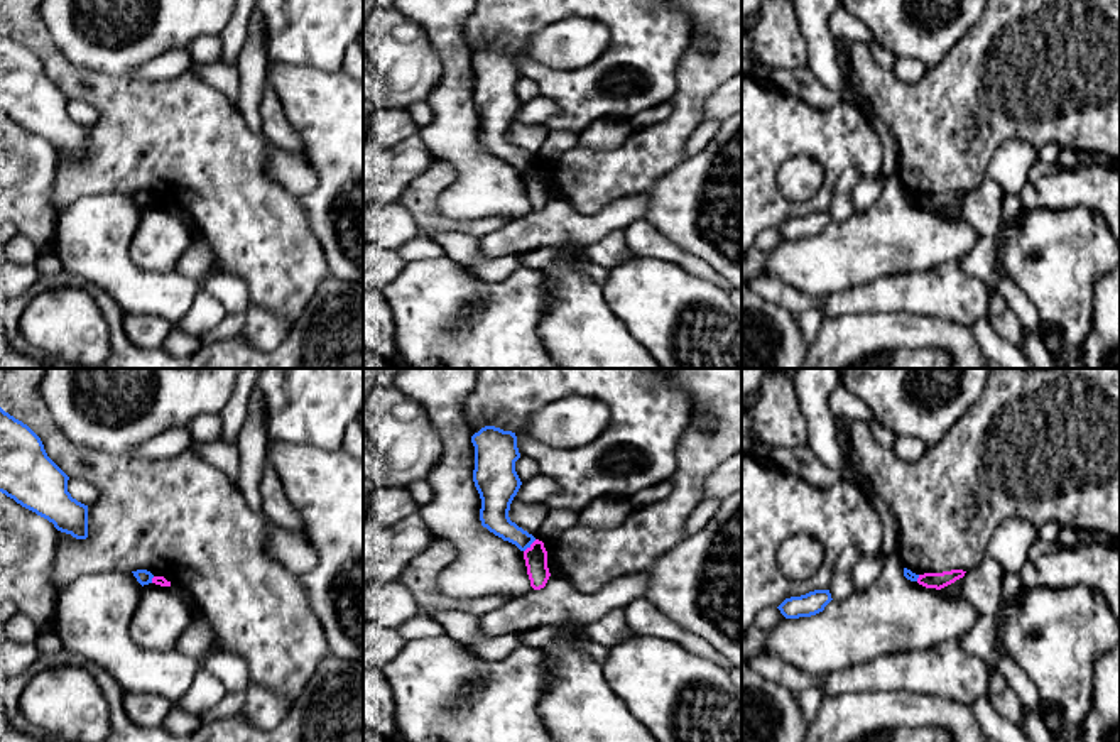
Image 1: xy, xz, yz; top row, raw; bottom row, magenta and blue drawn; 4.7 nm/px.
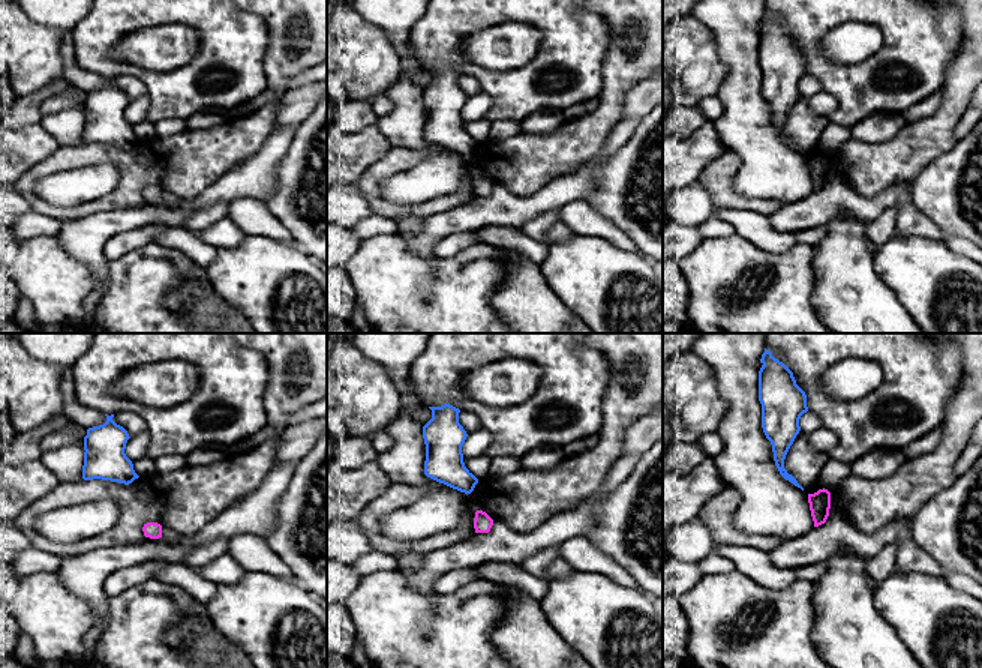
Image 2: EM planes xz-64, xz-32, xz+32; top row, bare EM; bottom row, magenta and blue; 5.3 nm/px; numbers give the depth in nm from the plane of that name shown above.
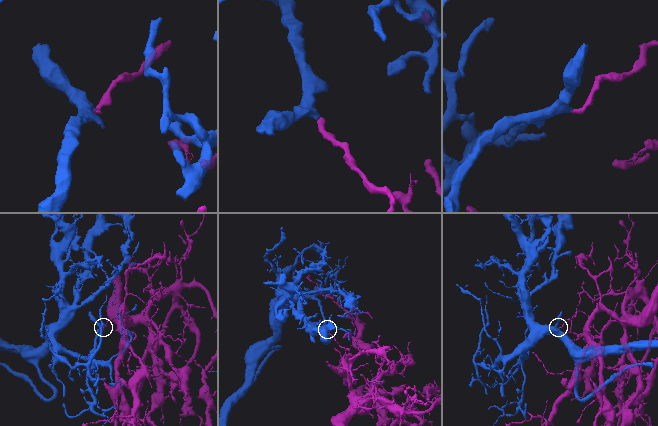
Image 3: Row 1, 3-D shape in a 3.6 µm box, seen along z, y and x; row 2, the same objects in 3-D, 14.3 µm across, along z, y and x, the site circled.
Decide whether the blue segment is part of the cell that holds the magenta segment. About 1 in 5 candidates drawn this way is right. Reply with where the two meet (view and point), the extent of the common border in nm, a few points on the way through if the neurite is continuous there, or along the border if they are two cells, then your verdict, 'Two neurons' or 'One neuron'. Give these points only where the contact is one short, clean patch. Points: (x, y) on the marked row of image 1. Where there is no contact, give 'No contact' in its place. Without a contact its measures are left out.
Touches magenta at xz (531, 546). Shared border 90 nm. Boundary: xz (536, 540), (524, 551). Two neurons

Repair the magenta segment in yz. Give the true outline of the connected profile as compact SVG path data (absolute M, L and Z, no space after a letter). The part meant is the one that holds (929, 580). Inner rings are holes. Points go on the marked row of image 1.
M951 570L951 571L943 571L943 573L924 573L919 575L917 583L926 587L926 588L936 588L941 590L956 580L963 578L966 571L963 570Z

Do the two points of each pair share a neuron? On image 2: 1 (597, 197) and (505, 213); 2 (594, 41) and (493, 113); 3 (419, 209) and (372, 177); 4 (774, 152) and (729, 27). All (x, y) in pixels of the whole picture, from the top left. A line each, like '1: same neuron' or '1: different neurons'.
1: different neurons
2: same neuron
3: same neuron
4: same neuron

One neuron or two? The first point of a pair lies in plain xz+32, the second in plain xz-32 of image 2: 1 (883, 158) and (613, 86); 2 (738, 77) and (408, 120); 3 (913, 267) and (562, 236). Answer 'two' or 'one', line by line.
1: one
2: one
3: two

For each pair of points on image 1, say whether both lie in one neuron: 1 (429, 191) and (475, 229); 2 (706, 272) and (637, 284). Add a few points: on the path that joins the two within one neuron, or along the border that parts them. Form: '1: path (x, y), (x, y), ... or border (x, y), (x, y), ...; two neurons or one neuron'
1: path (429, 208), (441, 223), (458, 225); one neuron
2: border (654, 259), (673, 261), (723, 289); two neurons

